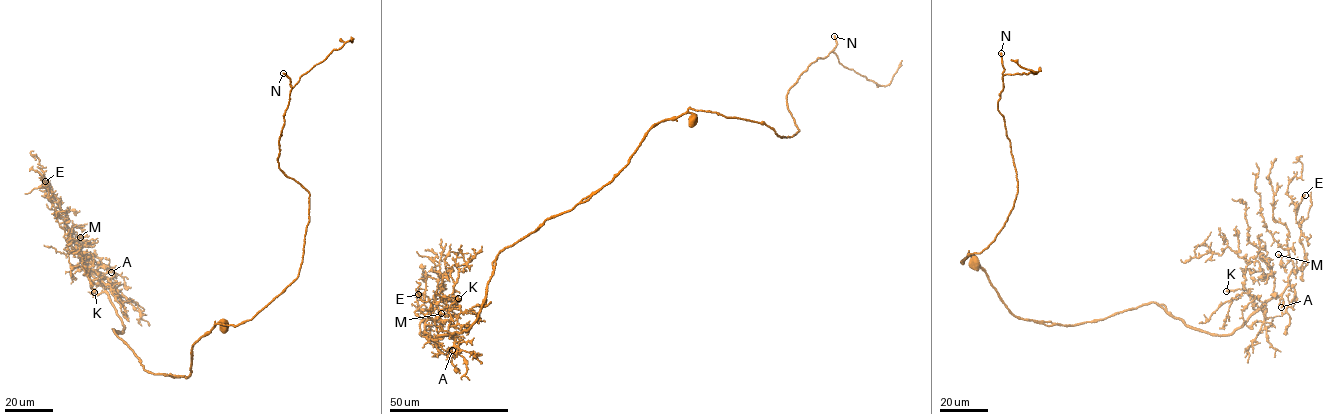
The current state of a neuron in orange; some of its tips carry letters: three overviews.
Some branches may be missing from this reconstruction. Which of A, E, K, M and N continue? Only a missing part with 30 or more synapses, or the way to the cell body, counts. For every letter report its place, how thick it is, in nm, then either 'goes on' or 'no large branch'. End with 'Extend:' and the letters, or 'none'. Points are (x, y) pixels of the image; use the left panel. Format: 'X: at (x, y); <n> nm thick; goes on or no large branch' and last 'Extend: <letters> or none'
A: at (111, 272); 190 nm thick; no large branch
E: at (45, 181); 140 nm thick; no large branch
K: at (94, 292); 320 nm thick; no large branch
M: at (80, 237); 200 nm thick; no large branch
N: at (283, 73); 260 nm thick; goes on
Extend: N

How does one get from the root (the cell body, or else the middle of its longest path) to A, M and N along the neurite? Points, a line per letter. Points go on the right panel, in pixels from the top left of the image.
A: (974, 262), (1010, 313), (1065, 326), (1153, 302), (1226, 335), (1268, 299), (1281, 296), (1281, 307)
M: (974, 262), (1020, 318), (1070, 326), (1153, 302), (1221, 335), (1284, 290), (1293, 265), (1284, 268), (1278, 254)
N: (974, 262), (968, 253), (960, 262), (994, 240), (1018, 189), (1004, 117), (997, 108), (1003, 85), (1001, 53)

